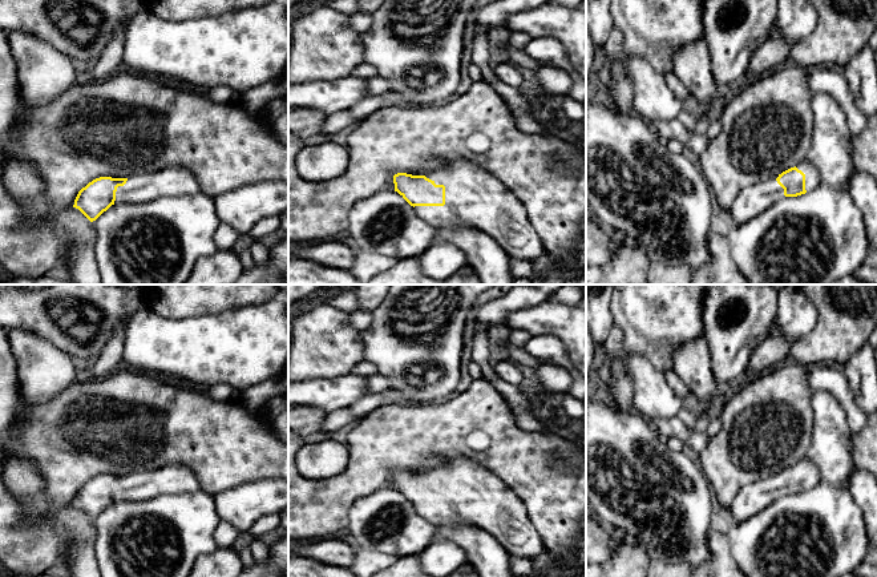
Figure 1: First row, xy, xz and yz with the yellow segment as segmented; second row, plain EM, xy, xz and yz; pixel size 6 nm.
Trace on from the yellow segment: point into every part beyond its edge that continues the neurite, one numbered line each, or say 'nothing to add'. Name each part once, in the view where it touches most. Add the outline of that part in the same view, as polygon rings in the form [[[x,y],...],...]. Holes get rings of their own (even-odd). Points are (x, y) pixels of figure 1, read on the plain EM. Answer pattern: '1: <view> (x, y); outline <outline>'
1: xz (475, 496); outline [[[437,457],[435,465],[423,468],[436,483],[445,484],[444,504],[415,504],[416,512],[438,526],[473,525],[486,530],[510,557],[532,560],[545,550],[542,538],[530,521],[522,500],[493,472],[469,457]]]

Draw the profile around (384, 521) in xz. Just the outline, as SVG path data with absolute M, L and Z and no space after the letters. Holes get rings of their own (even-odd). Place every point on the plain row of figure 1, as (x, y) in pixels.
M395 488L367 495L353 504L348 513L348 536L360 550L372 550L395 556L419 556L433 542L435 525L420 516L413 504Z

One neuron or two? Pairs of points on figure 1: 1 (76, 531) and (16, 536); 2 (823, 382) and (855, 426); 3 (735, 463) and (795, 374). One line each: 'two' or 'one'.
1: two
2: one
3: one

